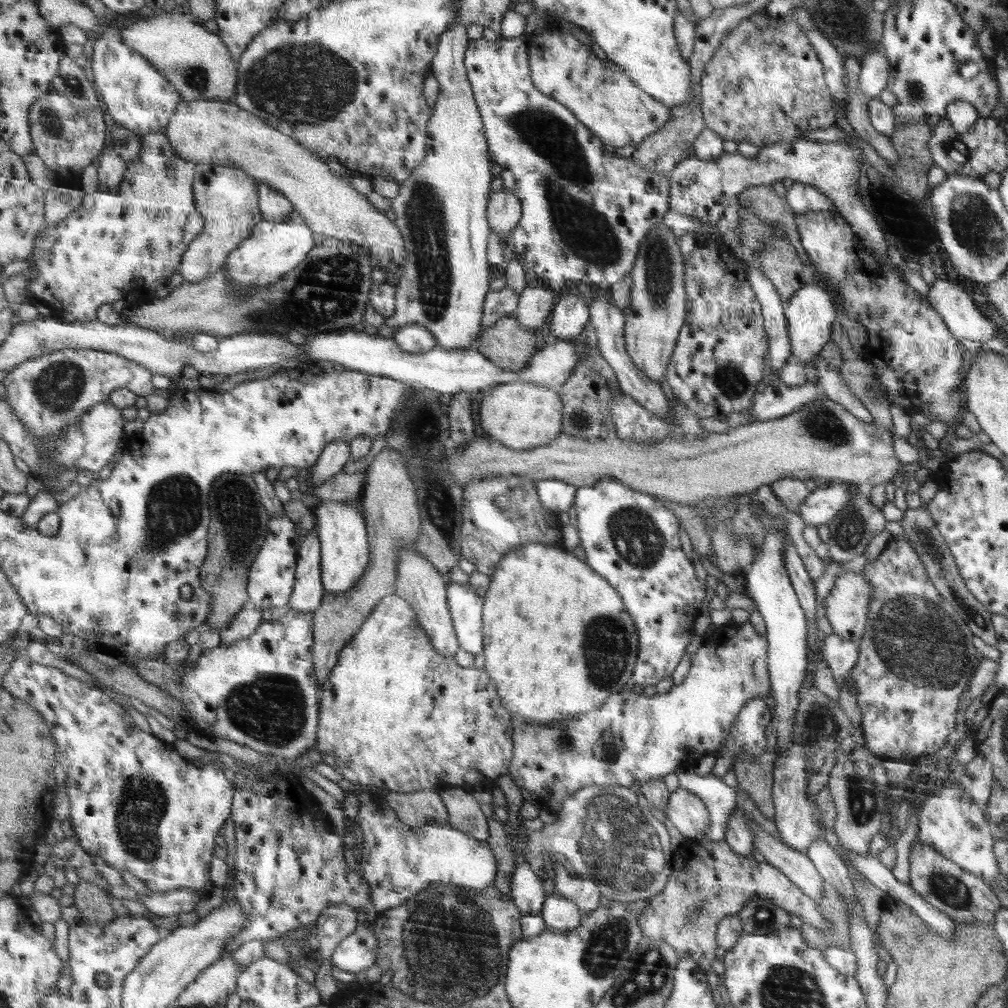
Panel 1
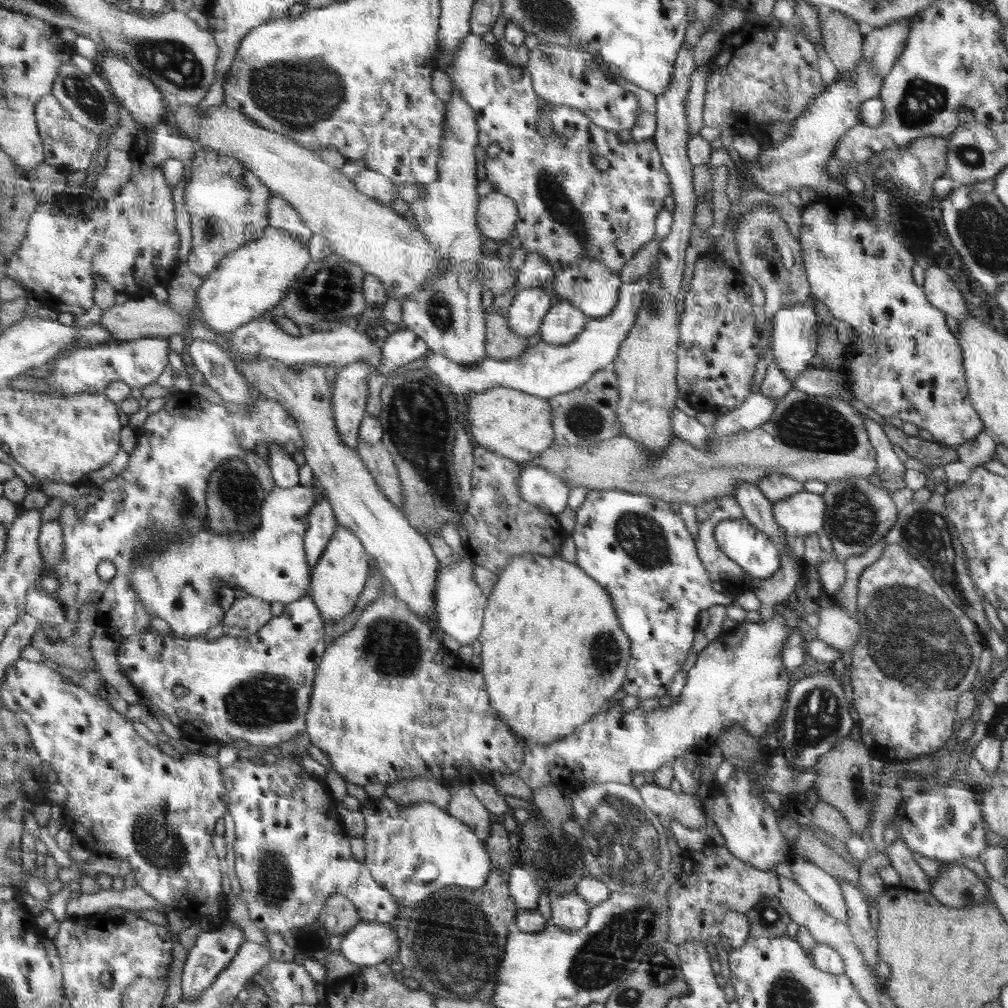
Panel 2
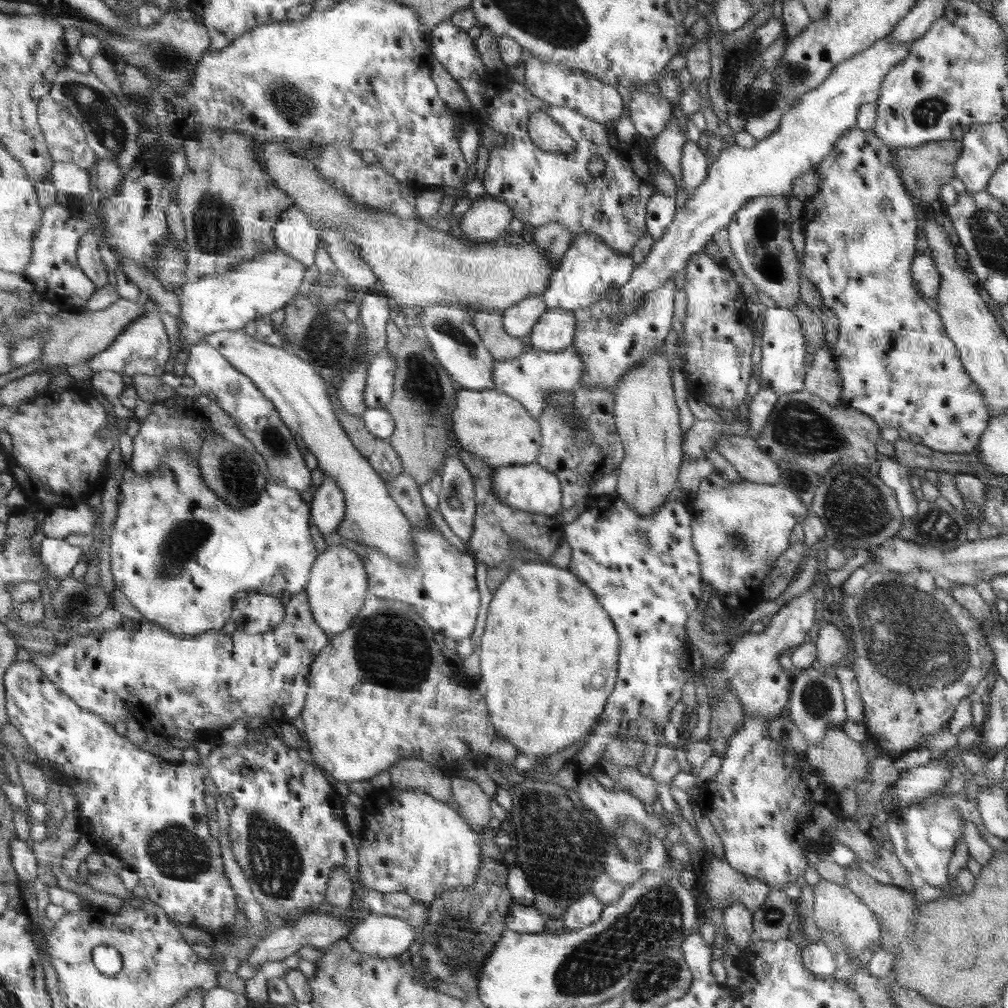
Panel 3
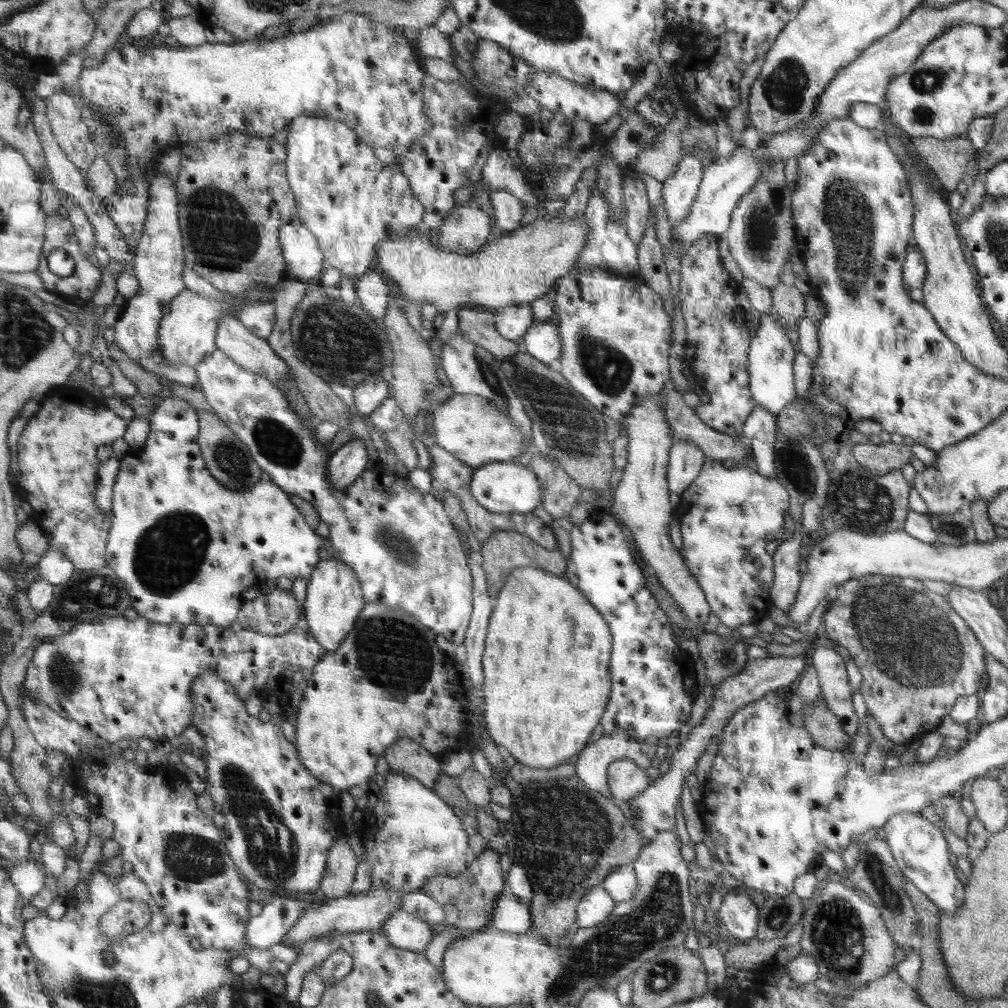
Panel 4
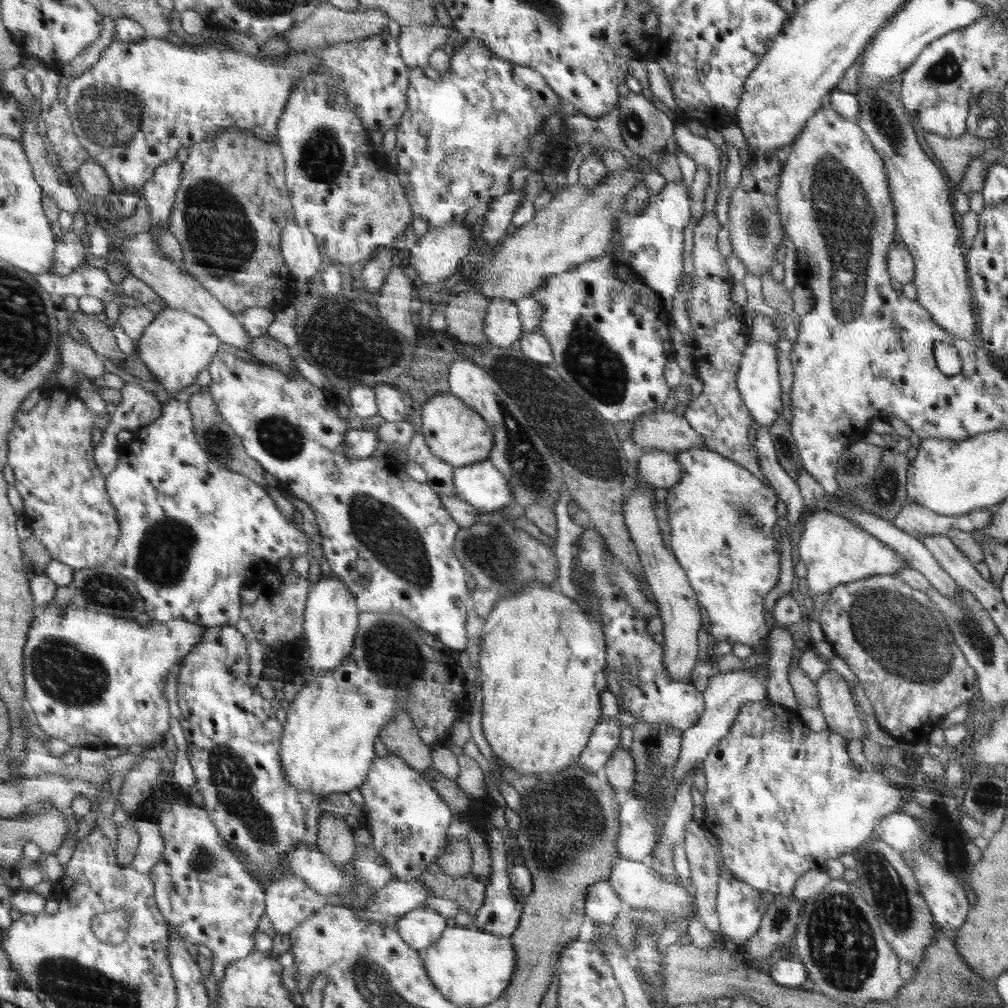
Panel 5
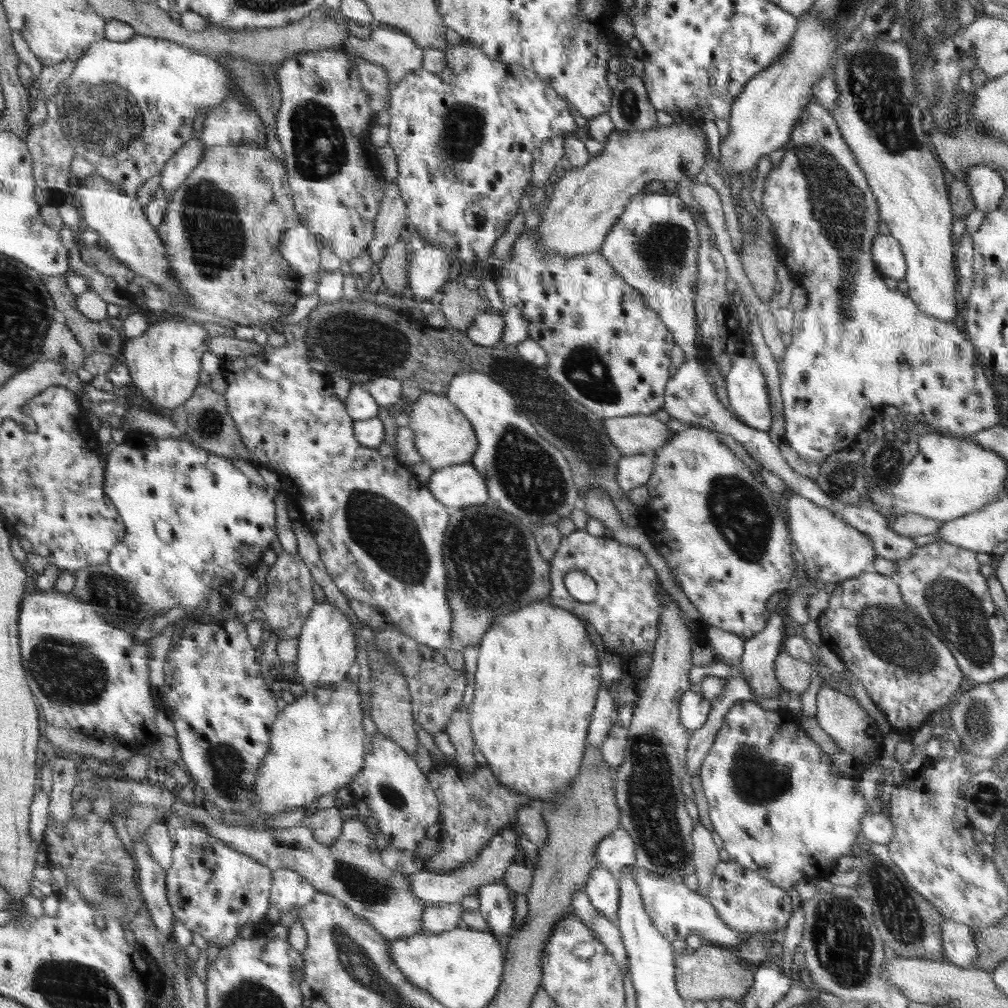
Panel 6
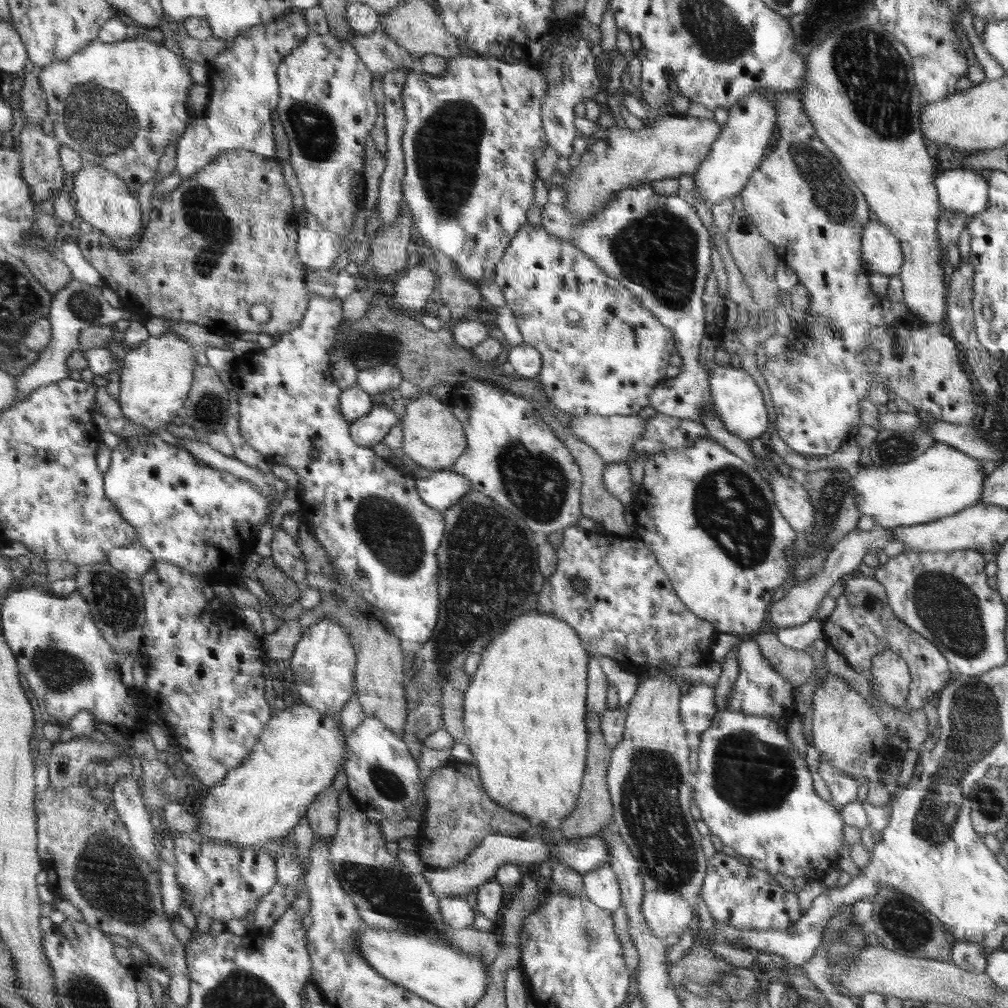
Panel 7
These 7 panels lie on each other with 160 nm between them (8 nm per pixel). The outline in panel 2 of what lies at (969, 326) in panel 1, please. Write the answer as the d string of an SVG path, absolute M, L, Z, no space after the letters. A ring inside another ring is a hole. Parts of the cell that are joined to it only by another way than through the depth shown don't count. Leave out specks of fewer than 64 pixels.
M929 266L926 270L924 286L928 299L932 306L937 306L944 314L956 318L958 322L965 321L970 312L966 308L964 297L960 290L952 284L950 276L944 274L944 270Z

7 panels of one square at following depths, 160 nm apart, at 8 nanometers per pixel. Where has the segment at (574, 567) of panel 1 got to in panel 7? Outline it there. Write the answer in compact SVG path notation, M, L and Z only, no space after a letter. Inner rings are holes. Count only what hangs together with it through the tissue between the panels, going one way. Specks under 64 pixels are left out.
M533 611L514 619L493 639L493 642L480 654L477 672L472 675L468 688L464 691L464 729L466 743L474 757L474 765L480 769L484 790L494 802L500 803L516 814L523 814L532 823L544 824L553 819L566 818L576 808L576 800L580 796L586 765L588 764L588 651L585 650L576 629L570 627L565 620L557 616L546 615Z

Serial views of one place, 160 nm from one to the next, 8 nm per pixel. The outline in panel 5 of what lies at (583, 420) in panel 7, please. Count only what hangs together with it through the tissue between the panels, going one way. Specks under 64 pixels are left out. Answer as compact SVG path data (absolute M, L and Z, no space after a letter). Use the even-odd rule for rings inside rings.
M658 411L634 421L631 430L637 447L664 452L677 452L705 446L705 437L690 426L684 415L672 411Z

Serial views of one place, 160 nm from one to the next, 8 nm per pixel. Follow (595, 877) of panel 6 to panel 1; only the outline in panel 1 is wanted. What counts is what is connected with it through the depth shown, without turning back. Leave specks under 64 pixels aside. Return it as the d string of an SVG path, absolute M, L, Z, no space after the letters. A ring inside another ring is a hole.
M554 894L546 898L545 909L541 915L546 930L564 933L576 929L581 924L580 911L577 903L562 895Z

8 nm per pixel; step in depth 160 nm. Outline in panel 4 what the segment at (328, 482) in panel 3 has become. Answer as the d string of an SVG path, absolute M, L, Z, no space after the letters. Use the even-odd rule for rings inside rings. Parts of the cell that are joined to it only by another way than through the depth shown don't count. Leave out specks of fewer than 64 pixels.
M351 438L330 456L329 481L335 489L345 491L365 471L367 464L364 442Z

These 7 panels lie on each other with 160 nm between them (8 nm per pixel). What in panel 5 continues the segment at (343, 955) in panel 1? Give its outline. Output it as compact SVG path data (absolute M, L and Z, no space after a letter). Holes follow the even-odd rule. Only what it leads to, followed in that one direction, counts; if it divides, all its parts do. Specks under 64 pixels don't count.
M420 907L403 914L397 921L395 929L414 949L428 949L444 933L446 919L428 907Z

